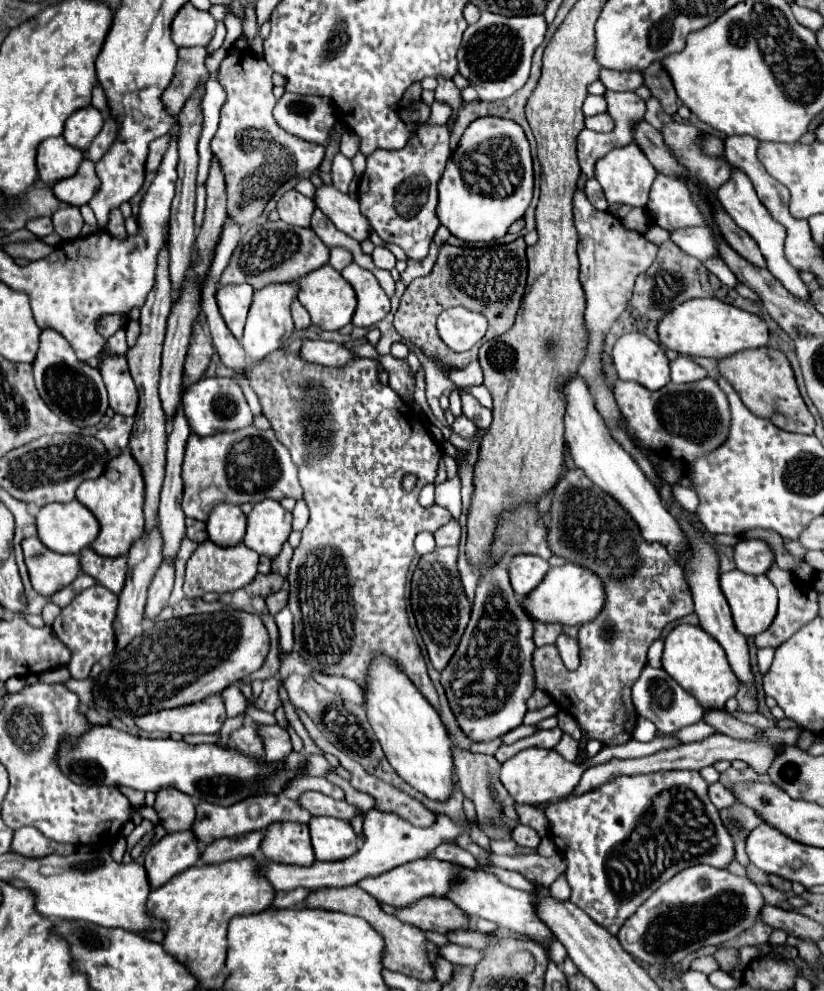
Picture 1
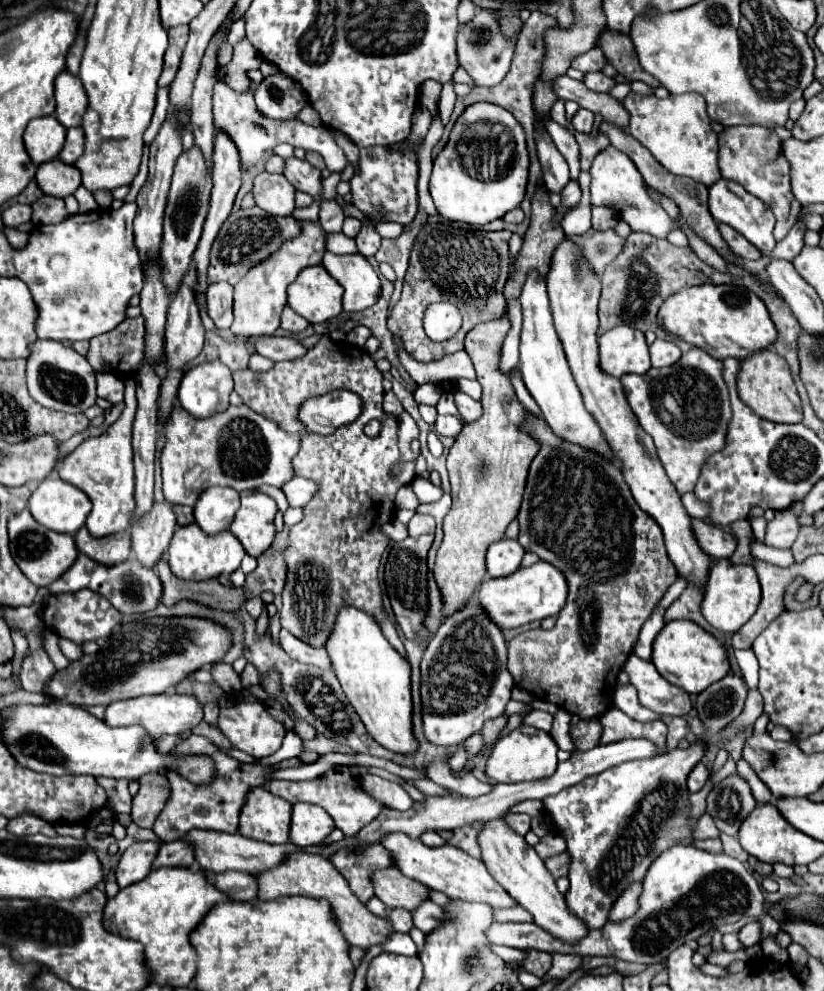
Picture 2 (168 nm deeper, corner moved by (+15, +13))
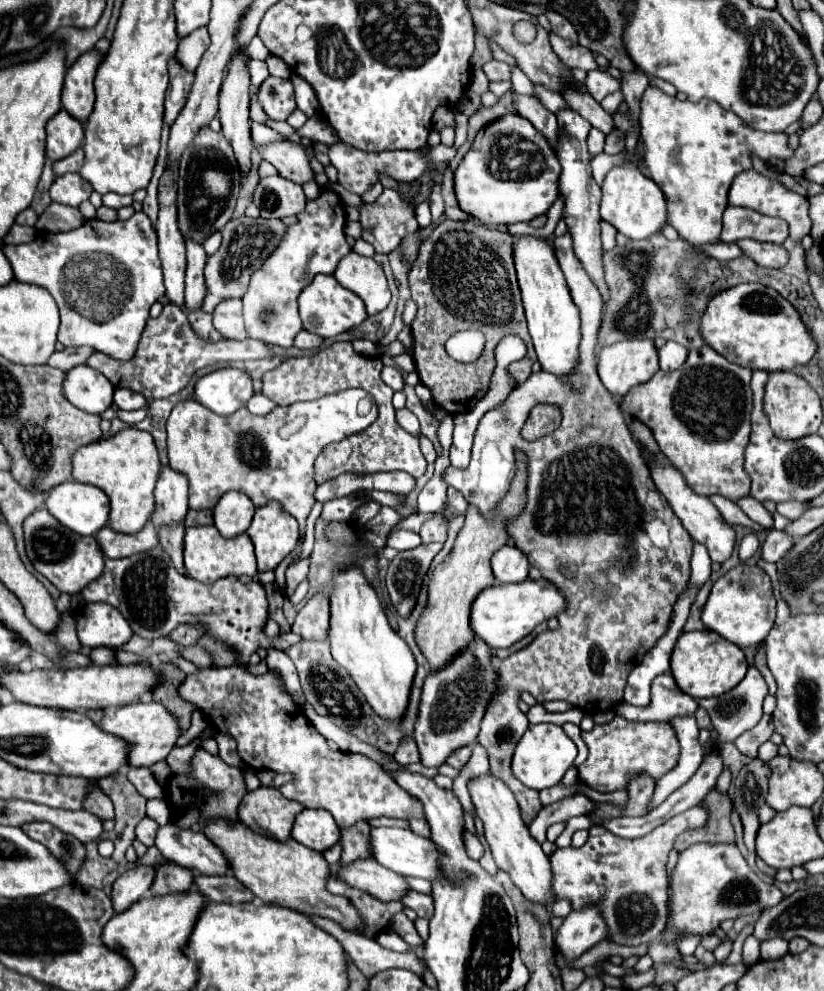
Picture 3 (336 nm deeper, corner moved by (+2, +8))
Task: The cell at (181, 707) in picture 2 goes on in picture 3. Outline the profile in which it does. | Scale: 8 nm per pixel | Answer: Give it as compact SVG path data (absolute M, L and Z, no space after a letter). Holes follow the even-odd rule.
M132 702L132 704L126 704L126 706L114 708L114 710L106 710L98 728L132 744L128 760L126 760L128 768L140 768L140 766L150 768L156 762L164 760L168 756L168 752L176 746L176 740L180 736L178 722L158 702L146 702L146 704L144 702Z

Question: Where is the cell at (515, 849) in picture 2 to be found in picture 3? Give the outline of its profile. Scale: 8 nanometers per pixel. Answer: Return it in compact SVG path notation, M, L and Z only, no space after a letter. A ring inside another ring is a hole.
M486 772L468 782L468 792L472 796L472 804L476 806L478 818L484 824L484 838L492 850L498 868L510 874L512 882L522 890L522 894L528 900L552 904L554 902L550 894L552 870L550 870L548 856L544 854L542 846L530 836L526 824L522 822L520 808L512 790L506 784L502 784L502 780L498 780L492 772Z

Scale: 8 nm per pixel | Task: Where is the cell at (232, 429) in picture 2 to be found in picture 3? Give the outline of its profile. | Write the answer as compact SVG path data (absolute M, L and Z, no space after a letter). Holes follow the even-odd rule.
M346 390L346 392L338 392L334 396L324 396L324 398L318 398L312 402L296 402L286 408L276 408L266 416L254 416L248 412L248 408L242 408L232 416L218 416L212 410L208 410L206 406L198 404L196 400L178 402L172 408L172 414L168 418L168 458L170 458L170 466L174 470L182 470L188 476L188 482L190 482L188 506L192 510L204 510L204 508L212 510L216 506L218 498L230 490L244 492L256 506L264 506L270 500L280 502L282 510L288 512L290 516L294 516L300 524L300 544L292 558L292 564L298 562L302 556L302 544L304 544L304 536L306 536L306 518L316 502L316 498L314 498L314 490L316 490L314 460L316 460L318 452L322 452L324 446L344 440L346 436L368 428L376 420L374 406L368 414L358 412L358 402L362 398L366 398L366 392Z

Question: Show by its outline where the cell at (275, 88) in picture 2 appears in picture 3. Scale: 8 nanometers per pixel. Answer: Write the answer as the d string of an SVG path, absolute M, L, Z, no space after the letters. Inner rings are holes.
M268 76L268 78L258 86L256 98L258 98L258 102L262 104L264 112L266 112L272 120L286 120L288 114L296 108L292 82L290 82L290 80L284 80L284 78Z

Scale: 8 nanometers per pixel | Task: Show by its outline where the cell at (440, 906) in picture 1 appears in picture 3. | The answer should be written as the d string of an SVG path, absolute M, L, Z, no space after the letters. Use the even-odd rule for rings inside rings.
M360 858L350 864L338 864L336 868L332 868L332 876L362 892L370 892L382 902L400 900L408 890L402 876L390 872L374 858Z

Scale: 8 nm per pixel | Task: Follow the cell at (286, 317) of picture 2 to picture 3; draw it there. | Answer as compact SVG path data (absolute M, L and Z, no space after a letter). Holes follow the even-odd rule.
M302 330L302 332L296 336L296 340L294 340L294 346L300 348L300 350L314 350L314 348L318 348L320 344L322 344L322 338L320 338L320 336L314 336L312 332L306 332L306 330Z

